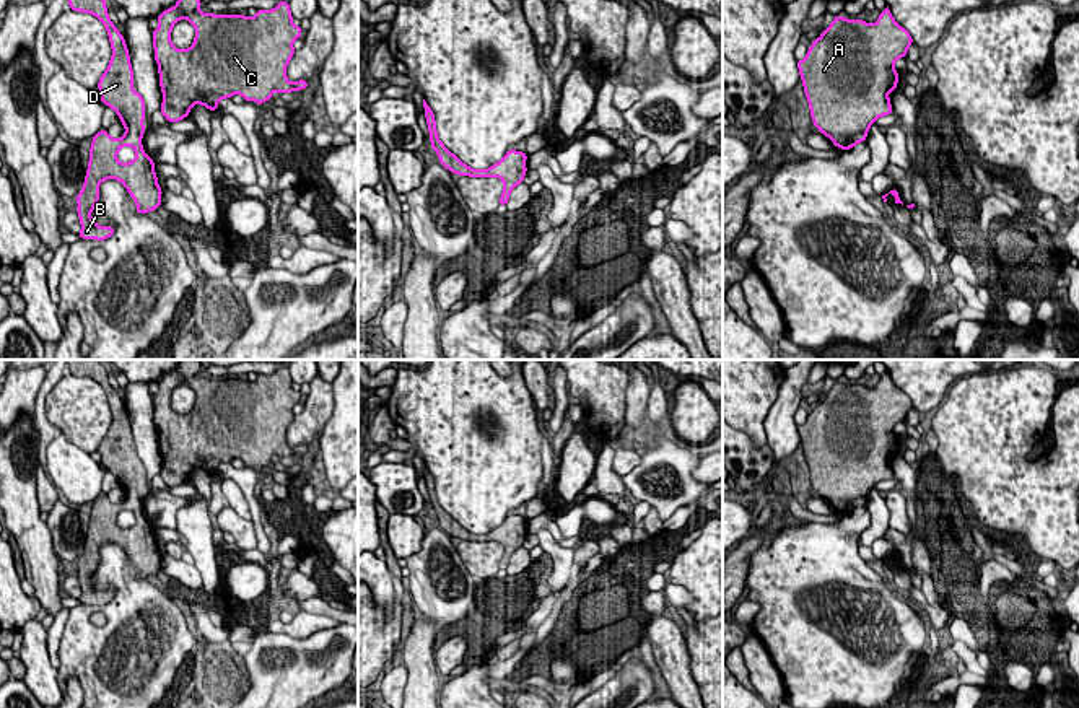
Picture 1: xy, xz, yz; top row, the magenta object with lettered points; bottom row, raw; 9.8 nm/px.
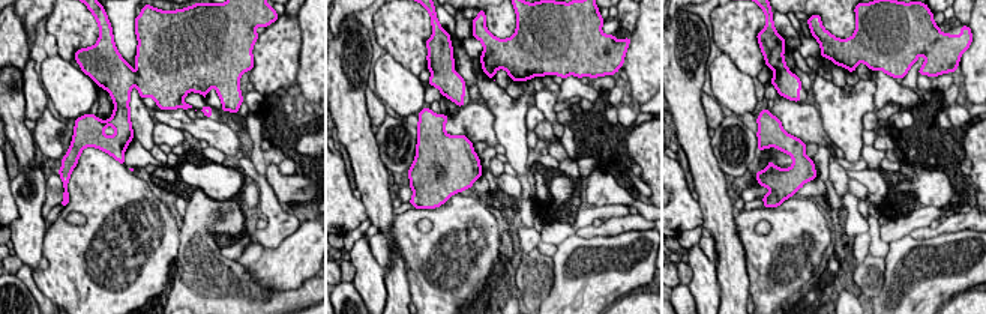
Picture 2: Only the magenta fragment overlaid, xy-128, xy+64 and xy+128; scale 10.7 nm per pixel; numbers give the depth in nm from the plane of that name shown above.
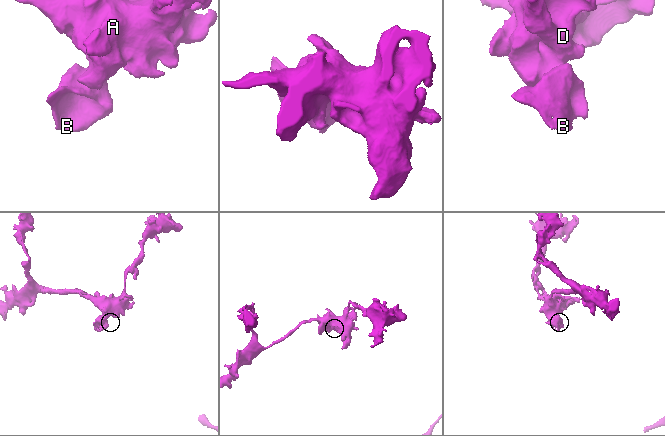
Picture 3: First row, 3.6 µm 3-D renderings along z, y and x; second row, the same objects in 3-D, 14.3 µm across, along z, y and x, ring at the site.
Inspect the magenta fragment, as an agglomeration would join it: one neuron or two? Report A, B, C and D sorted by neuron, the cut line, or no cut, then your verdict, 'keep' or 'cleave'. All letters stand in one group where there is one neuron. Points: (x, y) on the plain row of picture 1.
groups A B C D; cut none; keep

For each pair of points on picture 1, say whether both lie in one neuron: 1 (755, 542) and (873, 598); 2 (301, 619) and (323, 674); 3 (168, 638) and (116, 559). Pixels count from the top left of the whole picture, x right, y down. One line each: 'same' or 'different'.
1: different
2: different
3: same

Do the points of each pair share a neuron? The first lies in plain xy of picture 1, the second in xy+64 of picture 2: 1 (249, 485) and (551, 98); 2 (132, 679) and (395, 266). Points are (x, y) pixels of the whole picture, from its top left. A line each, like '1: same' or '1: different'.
1: different
2: different

